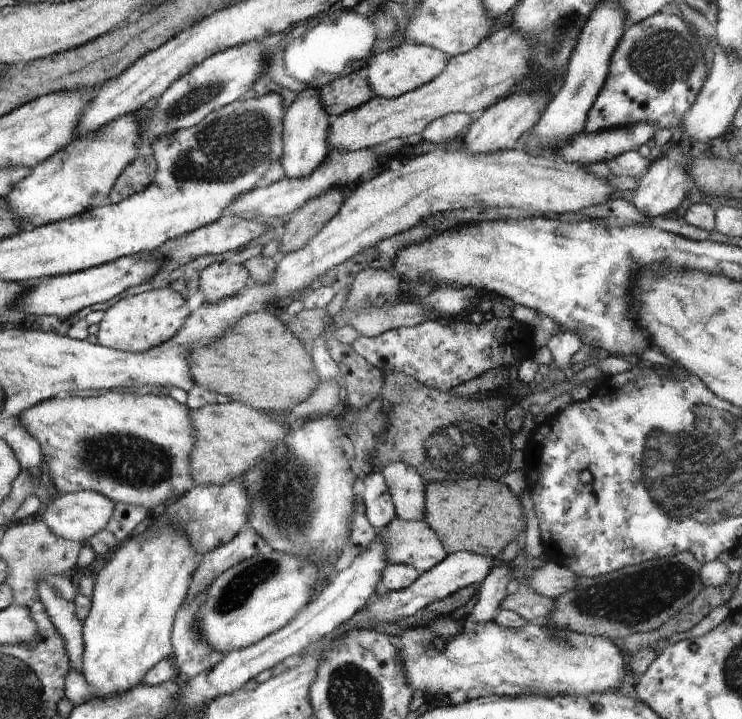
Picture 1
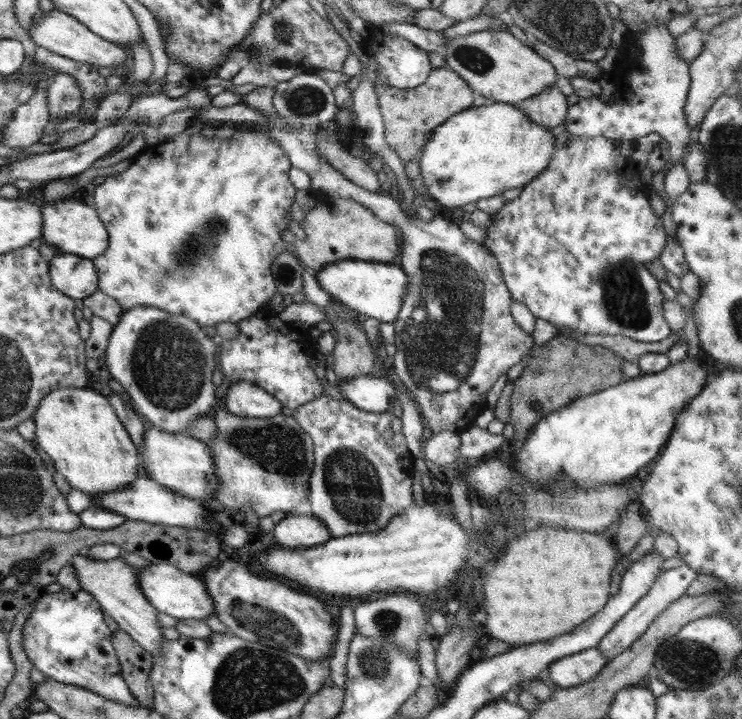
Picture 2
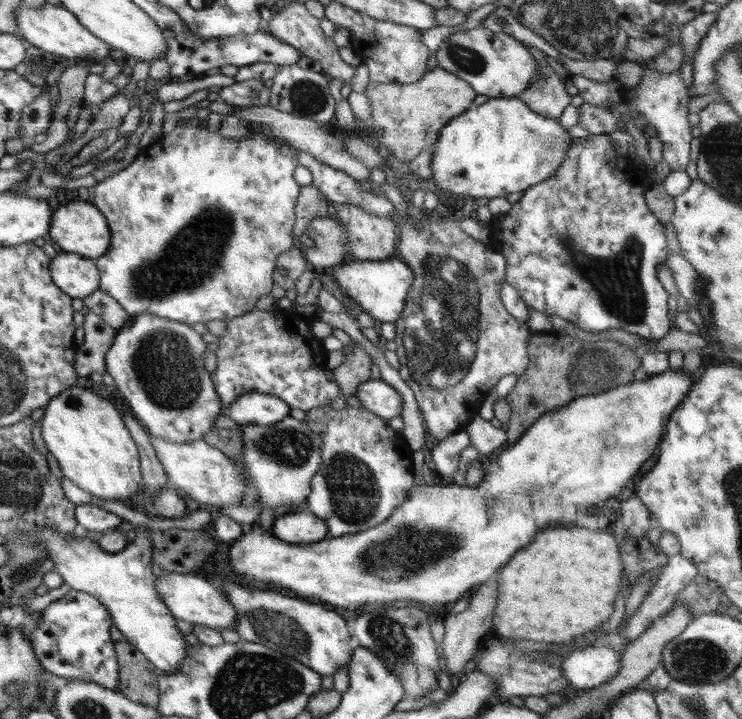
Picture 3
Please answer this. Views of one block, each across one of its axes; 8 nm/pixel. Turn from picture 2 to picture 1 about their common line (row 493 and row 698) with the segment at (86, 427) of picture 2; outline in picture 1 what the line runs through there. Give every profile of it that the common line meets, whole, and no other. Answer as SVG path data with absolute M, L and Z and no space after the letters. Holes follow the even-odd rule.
M155 522L145 532L136 532L133 534L116 552L114 557L110 561L106 562L104 567L100 570L95 578L95 585L93 588L93 594L91 598L91 609L88 616L83 622L83 646L84 654L82 654L82 676L86 679L86 682L90 684L92 692L90 692L90 699L92 698L110 698L116 694L122 694L126 690L130 690L132 686L136 686L143 682L146 673L158 664L161 660L168 659L168 656L173 652L171 645L171 634L173 629L173 622L180 610L180 606L184 604L187 596L187 590L189 589L191 578L198 568L199 561L197 557L200 556L194 549L194 546L190 544L190 538L188 538L187 531L184 530L184 526L178 530L174 524L160 524Z

